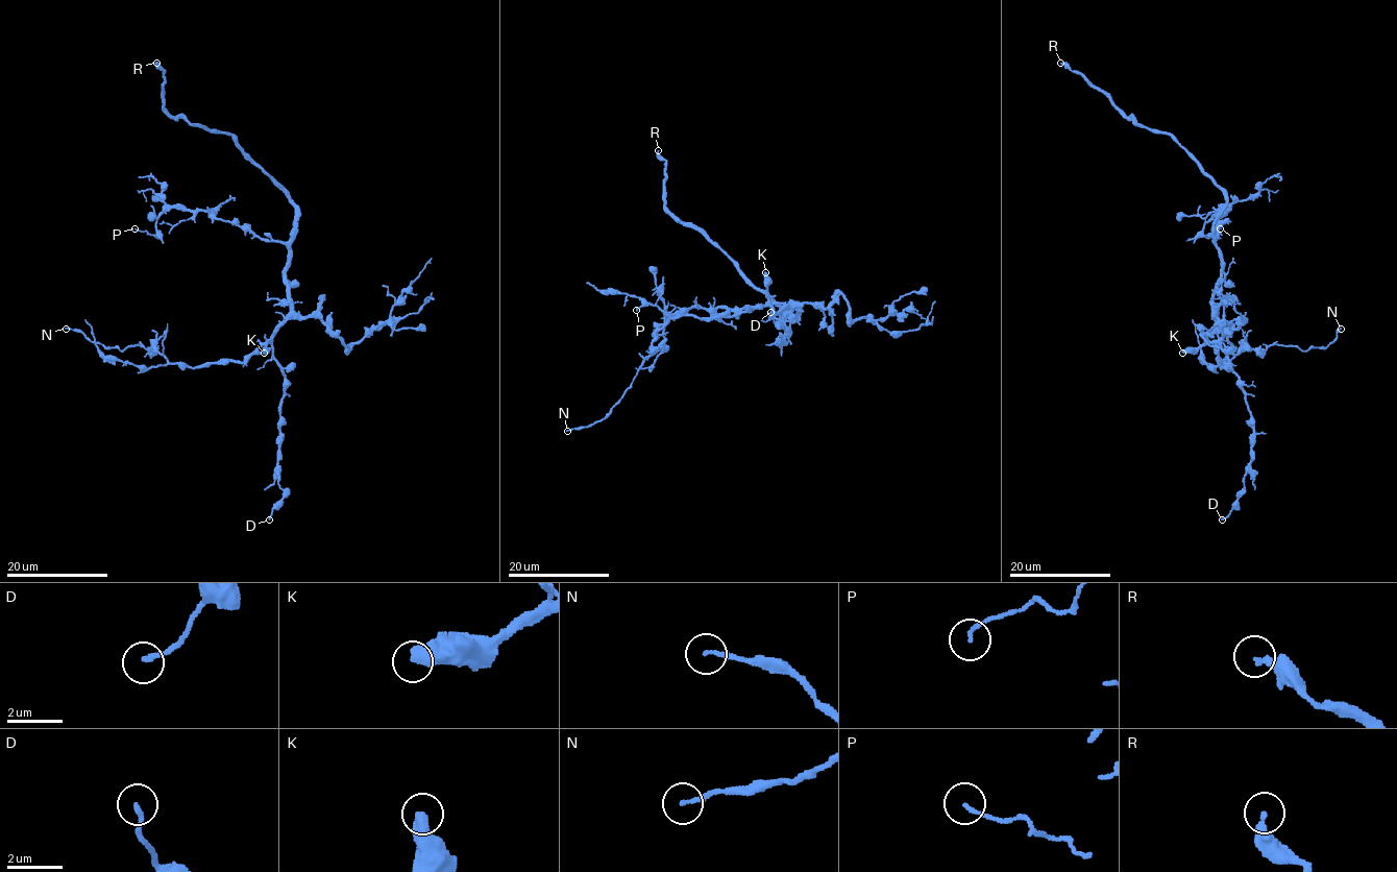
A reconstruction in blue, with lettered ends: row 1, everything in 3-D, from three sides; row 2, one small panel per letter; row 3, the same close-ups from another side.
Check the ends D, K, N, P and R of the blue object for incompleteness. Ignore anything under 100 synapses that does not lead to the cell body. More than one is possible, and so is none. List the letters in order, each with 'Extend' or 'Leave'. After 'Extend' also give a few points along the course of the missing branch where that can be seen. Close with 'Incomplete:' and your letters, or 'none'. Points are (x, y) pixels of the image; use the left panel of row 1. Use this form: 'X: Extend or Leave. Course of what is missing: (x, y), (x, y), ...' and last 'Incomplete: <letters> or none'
D: Leave
K: Extend. Course of what is missing: (264, 353), (259, 344), (140, 335), (125, 326)
N: Leave
P: Leave
R: Extend
Incomplete: K, R

